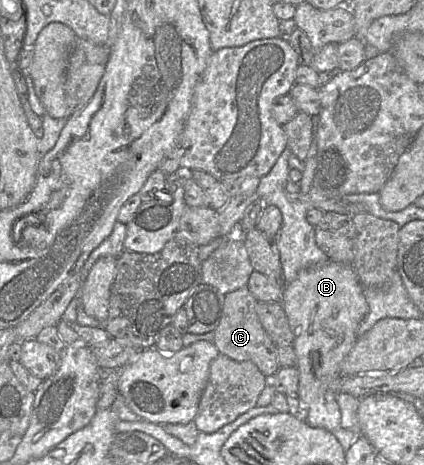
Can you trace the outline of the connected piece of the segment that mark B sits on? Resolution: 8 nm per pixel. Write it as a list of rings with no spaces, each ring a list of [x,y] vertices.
[[[328,260],[324,264],[301,270],[292,282],[285,284],[281,303],[294,335],[293,348],[299,373],[297,396],[307,410],[306,422],[312,427],[323,428],[332,433],[340,427],[341,421],[337,394],[339,379],[344,375],[341,373],[340,364],[354,346],[357,329],[368,312],[363,286],[352,265]]]

